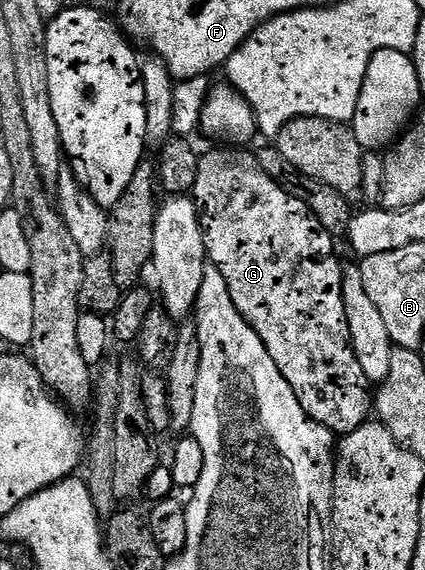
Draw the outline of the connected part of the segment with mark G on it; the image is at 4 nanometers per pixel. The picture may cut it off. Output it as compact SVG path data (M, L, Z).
M210 147L198 158L198 170L192 190L192 200L198 207L198 220L202 223L202 234L206 244L206 256L209 264L215 265L224 275L224 283L228 283L228 295L232 295L232 303L236 303L236 311L245 319L260 335L268 355L280 367L280 375L288 379L292 391L296 391L296 399L300 399L300 407L304 407L313 421L328 427L335 435L345 435L356 431L361 425L366 424L372 413L372 383L364 375L364 370L360 368L359 361L356 360L356 351L350 342L350 332L346 322L346 308L342 298L342 270L343 262L338 262L338 257L334 254L334 237L329 233L327 226L320 220L300 199L288 195L284 187L280 187L270 178L258 165L257 156L246 147Z

